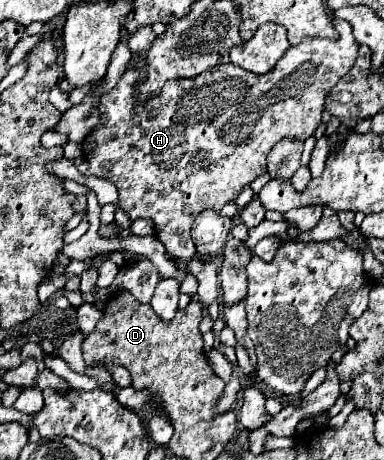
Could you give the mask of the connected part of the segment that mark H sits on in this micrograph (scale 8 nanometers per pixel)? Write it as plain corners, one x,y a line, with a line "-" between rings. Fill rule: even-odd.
333,17
333,27
339,33
337,39
307,37
299,45
289,47
283,59
275,65
275,69
279,69
281,73
253,75
235,67
233,63
219,65
211,71
205,71
203,75
197,75
195,79
167,81
161,93
149,97
145,103
137,101
135,85
143,75
143,69
147,69
147,63
137,69
135,61
147,55
157,35
149,25
139,27
127,39
133,59
121,81
101,97
101,123
93,127
93,131
81,143
83,155
89,163
85,175
111,181
119,191
119,205
127,213
127,217
131,221
139,217
153,219
157,237
165,245
167,253
179,261
191,261
197,255
189,235
193,217
203,209
221,211
227,203
233,203
239,193
259,175
267,173
267,153
279,139
293,137
305,141
319,127
327,93
353,67
357,55
357,41
353,39
351,25
345,19

